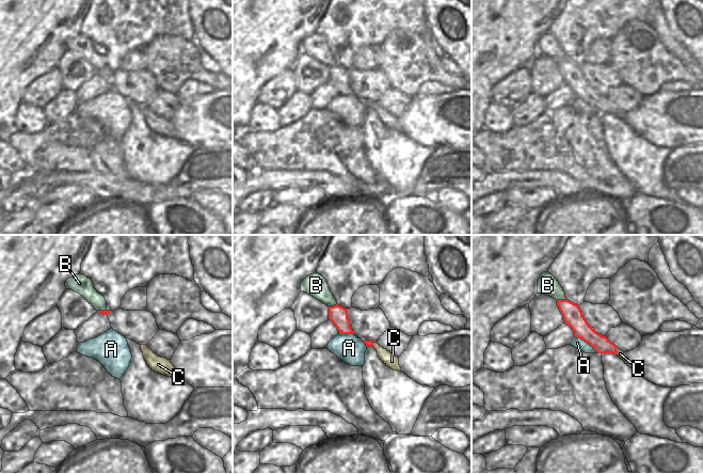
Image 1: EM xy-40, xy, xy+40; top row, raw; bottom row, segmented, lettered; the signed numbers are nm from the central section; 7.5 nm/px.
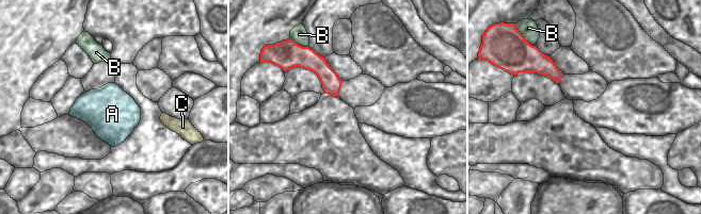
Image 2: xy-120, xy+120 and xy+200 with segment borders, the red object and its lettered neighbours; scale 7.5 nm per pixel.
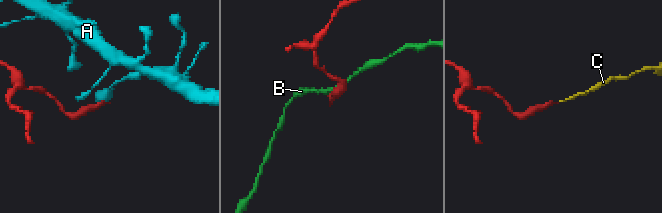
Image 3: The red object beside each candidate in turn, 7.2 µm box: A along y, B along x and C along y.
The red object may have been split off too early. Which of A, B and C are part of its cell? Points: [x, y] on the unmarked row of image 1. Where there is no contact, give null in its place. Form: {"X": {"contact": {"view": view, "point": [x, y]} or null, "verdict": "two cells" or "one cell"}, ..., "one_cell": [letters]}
{"A": {"contact": {"view": "xy+40", "point": [586, 103]}, "verdict": "two cells"}, "B": {"contact": {"view": "xy+40", "point": [561, 61]}, "verdict": "two cells"}, "C": {"contact": {"view": "xy+40", "point": [616, 111]}, "verdict": "one cell"}, "one_cell": ["C"]}

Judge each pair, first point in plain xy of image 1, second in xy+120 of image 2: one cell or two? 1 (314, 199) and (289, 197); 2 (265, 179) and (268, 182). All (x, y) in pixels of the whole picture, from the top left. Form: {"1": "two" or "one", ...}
{"1": "two", "2": "two"}

